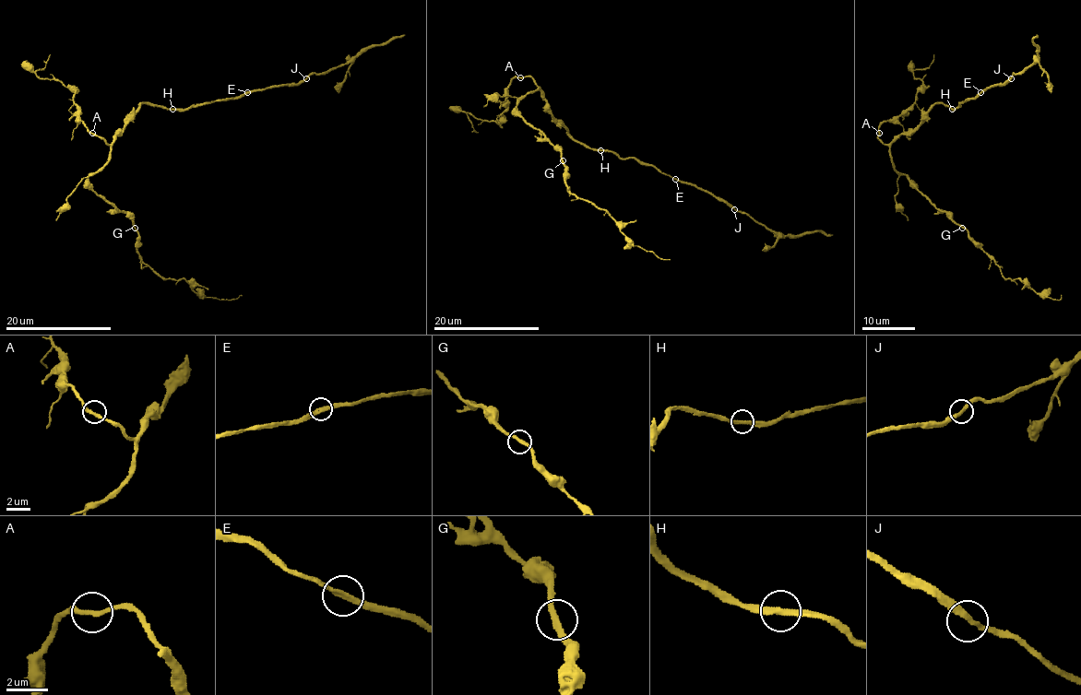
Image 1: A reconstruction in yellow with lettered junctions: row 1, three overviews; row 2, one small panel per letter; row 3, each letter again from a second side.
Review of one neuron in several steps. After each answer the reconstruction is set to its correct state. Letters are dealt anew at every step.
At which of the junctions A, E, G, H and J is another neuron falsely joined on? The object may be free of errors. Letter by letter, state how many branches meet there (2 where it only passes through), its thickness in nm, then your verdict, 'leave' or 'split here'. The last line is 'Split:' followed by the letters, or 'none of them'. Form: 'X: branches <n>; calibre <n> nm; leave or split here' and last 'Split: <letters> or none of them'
A: branches 2; calibre 260 nm; leave
E: branches 2; calibre 240 nm; leave
G: branches 2; calibre 260 nm; leave
H: branches 2; calibre 260 nm; leave
J: branches 2; calibre 260 nm; leave
Split: none of them

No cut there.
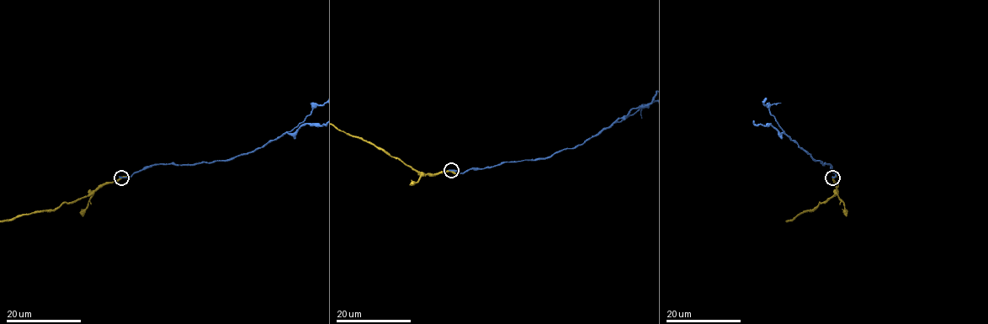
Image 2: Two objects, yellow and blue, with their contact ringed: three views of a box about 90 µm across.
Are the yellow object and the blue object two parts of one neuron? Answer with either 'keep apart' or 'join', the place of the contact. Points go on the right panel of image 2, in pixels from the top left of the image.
keep apart; place (832, 177)

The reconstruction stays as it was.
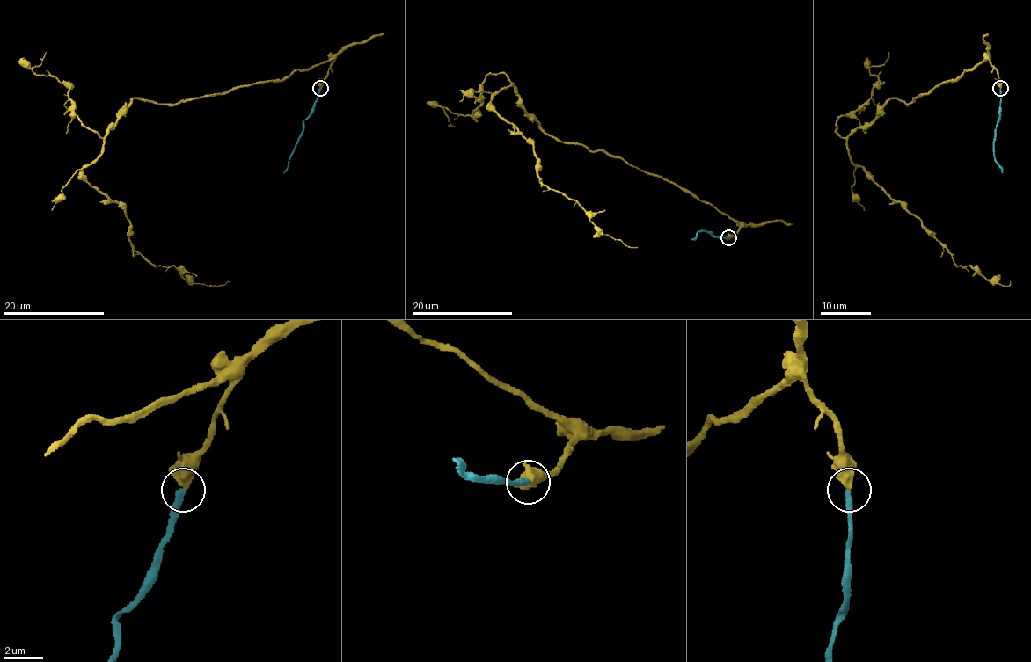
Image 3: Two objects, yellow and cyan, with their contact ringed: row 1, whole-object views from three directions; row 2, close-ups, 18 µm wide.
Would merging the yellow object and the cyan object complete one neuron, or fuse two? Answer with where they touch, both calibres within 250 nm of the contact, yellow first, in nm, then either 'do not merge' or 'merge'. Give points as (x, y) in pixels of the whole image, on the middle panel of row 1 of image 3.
at (728, 237); 480 nm thick on the yellow side, 320 nm on the other; merge

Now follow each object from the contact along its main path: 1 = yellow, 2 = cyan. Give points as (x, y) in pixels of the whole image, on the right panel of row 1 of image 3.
1: (1000, 89), (987, 60), (907, 104), (892, 98), (859, 127), (846, 150), (957, 265), (1003, 286), (1010, 280)
2: (1000, 89), (1000, 120), (994, 155), (1003, 173)

